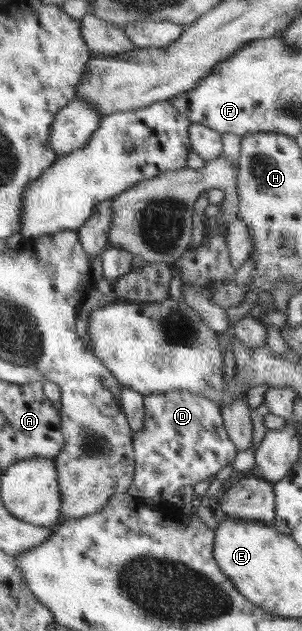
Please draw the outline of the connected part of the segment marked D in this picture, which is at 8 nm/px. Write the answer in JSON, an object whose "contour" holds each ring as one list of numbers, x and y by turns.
{"contour":[[185,390,144,396,144,426,142,431,131,435,135,460,134,480,131,486,139,500,160,497,161,500,168,501,178,489,208,480,235,459,238,451,227,435,220,408,204,395]]}

